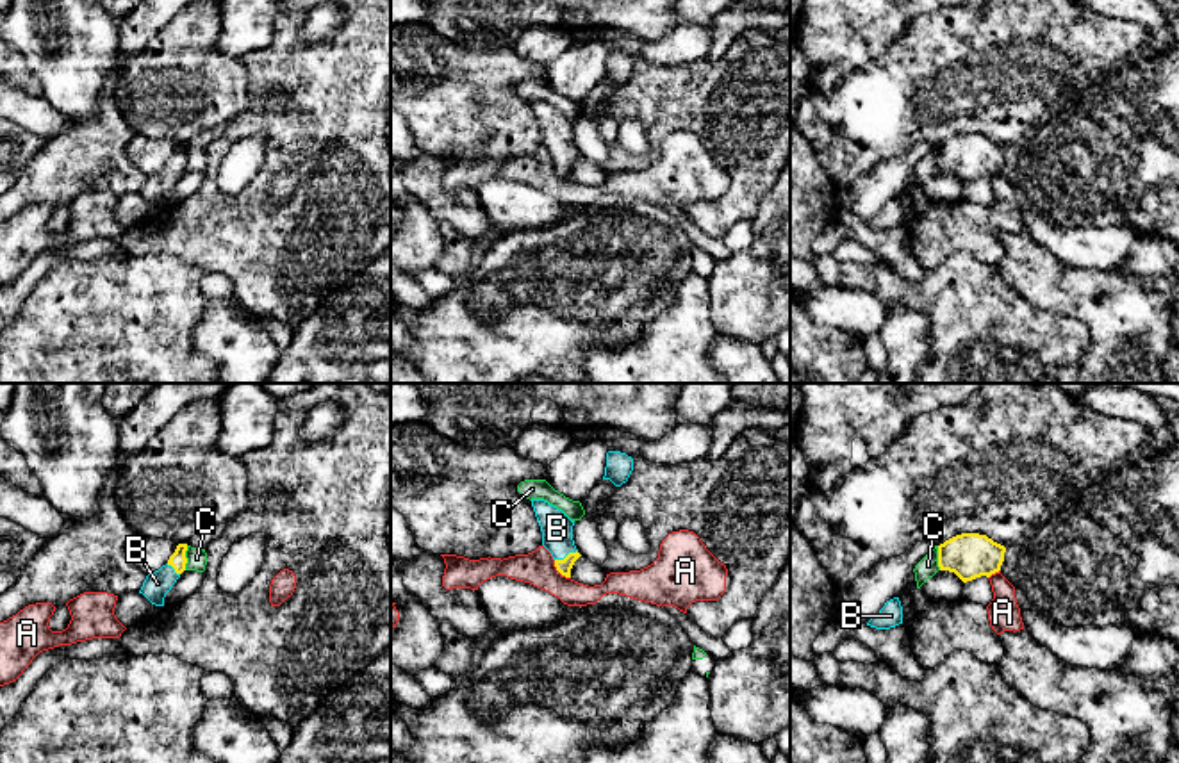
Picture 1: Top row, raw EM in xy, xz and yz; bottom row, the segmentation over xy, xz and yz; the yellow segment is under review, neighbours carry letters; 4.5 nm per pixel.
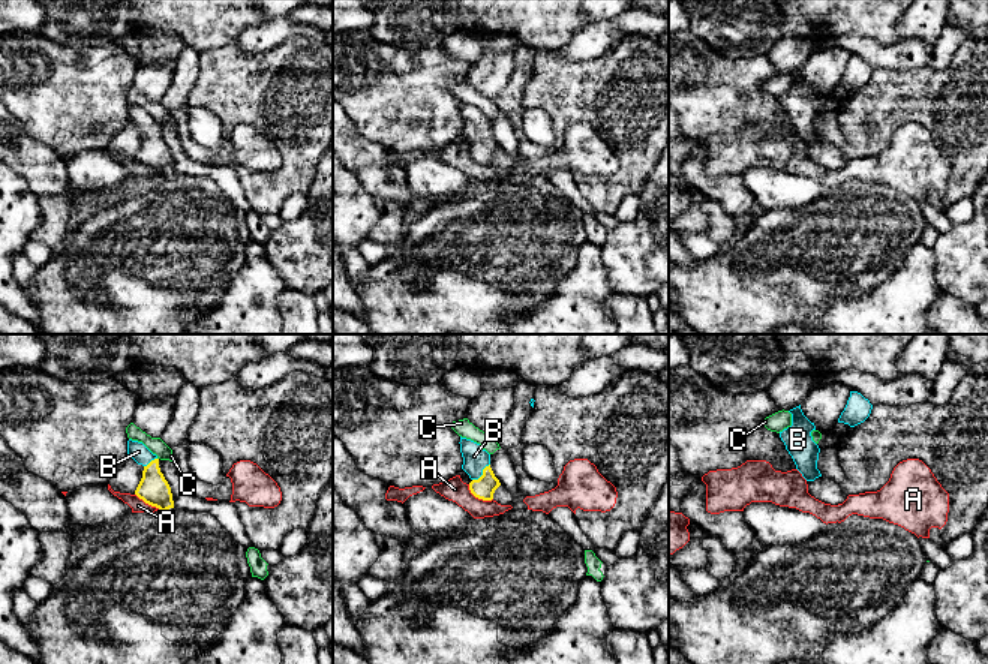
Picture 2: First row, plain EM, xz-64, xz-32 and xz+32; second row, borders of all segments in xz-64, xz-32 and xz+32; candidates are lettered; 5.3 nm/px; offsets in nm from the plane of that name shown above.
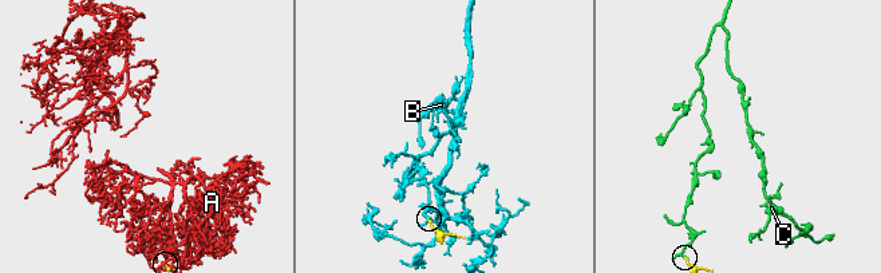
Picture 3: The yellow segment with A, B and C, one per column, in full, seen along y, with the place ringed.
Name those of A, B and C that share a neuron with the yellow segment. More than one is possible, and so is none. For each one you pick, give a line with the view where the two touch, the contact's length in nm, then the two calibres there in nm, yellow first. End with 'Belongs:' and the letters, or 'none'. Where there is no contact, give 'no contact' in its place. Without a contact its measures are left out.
B: meets yellow in xz; contact 120 nm long; 70 nm thick on the yellow side, 140 nm on the other
Belongs: B

